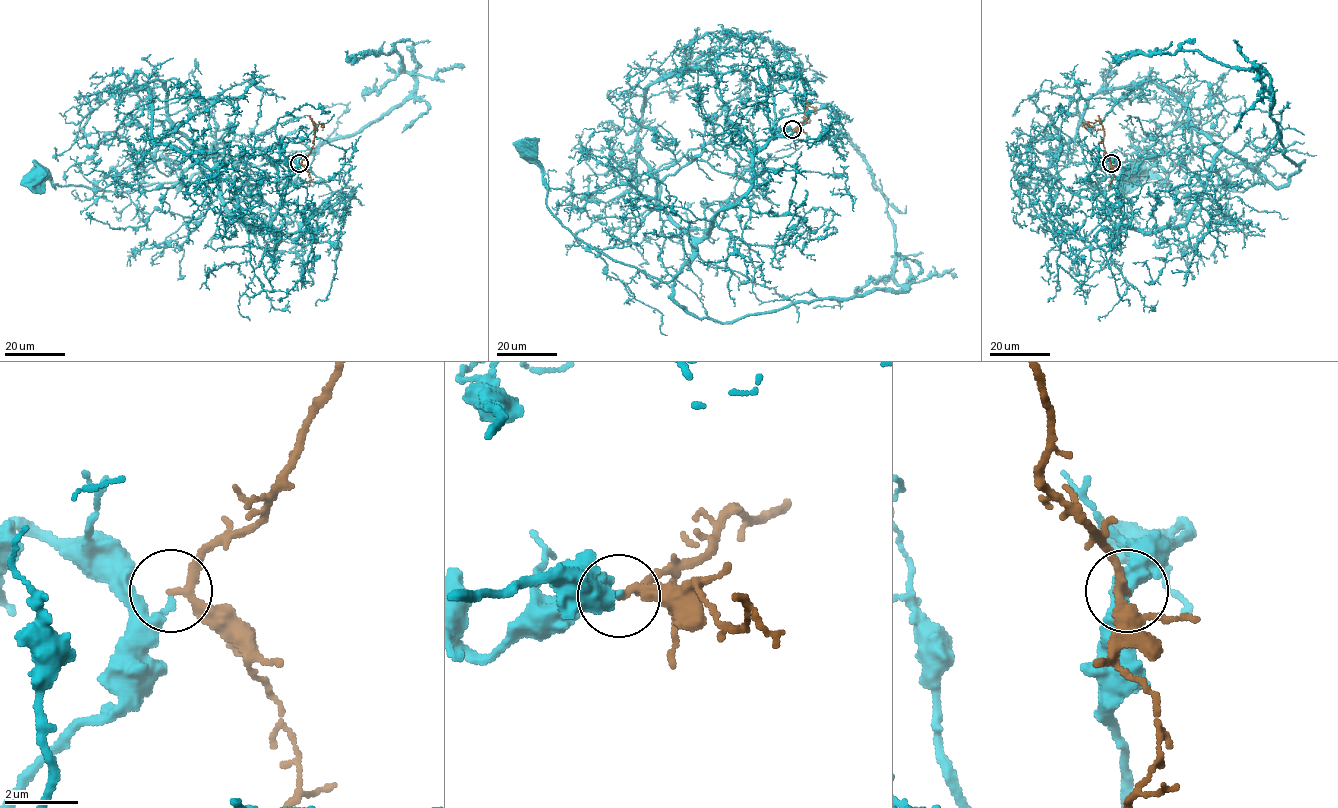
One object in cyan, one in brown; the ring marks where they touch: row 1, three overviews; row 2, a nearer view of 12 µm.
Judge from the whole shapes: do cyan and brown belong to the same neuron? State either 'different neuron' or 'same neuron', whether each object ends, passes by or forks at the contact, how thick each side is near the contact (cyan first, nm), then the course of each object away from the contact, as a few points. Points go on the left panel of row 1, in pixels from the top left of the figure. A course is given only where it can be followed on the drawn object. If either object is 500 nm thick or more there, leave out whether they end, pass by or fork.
same neuron; cyan ends; brown passes by; calibres 220 and 200 nm; course cyan (300, 164), (262, 231), (227, 208), (209, 151), (177, 181), (123, 191), (55, 187), (51, 179), (34, 177); course brown (300, 163), (313, 145), (312, 121), (321, 124), (324, 127), (322, 130)

